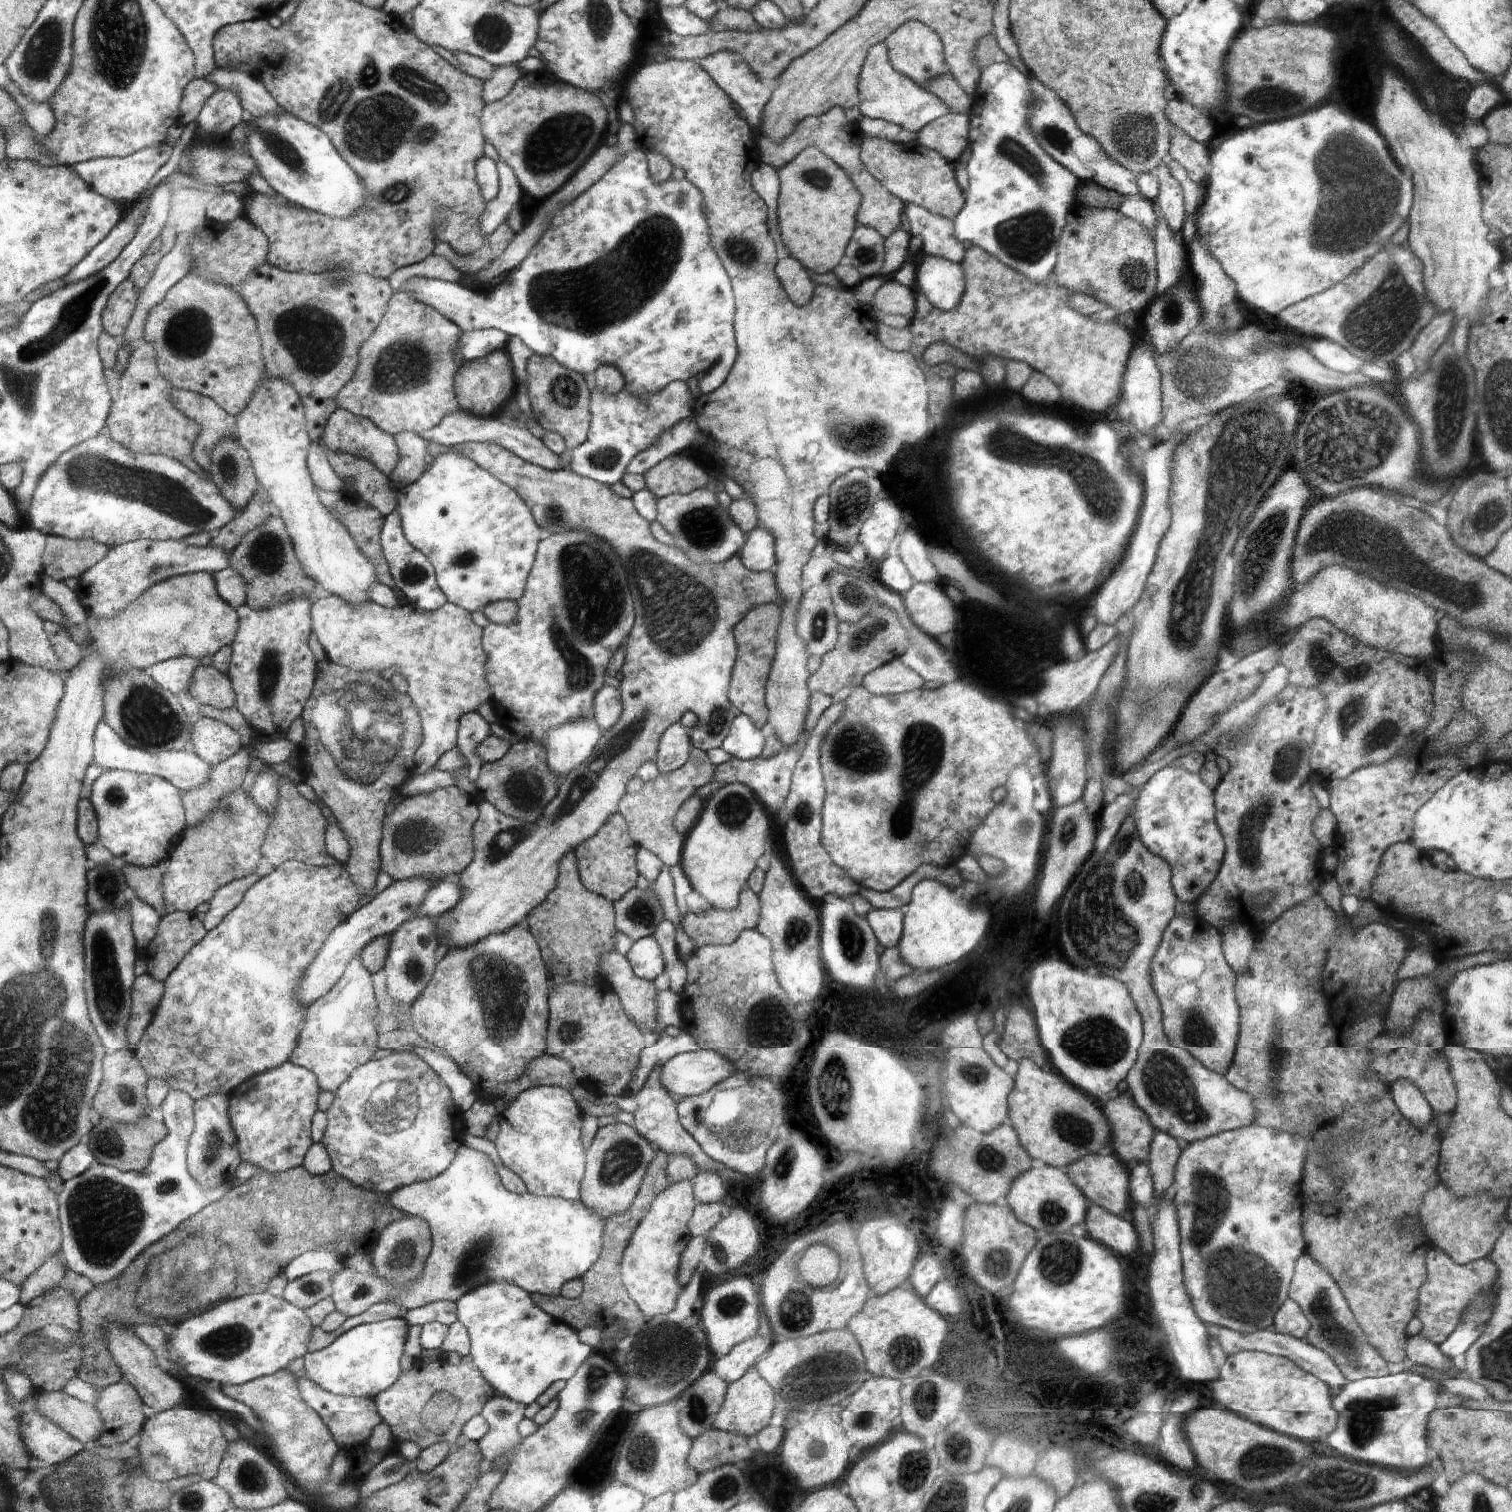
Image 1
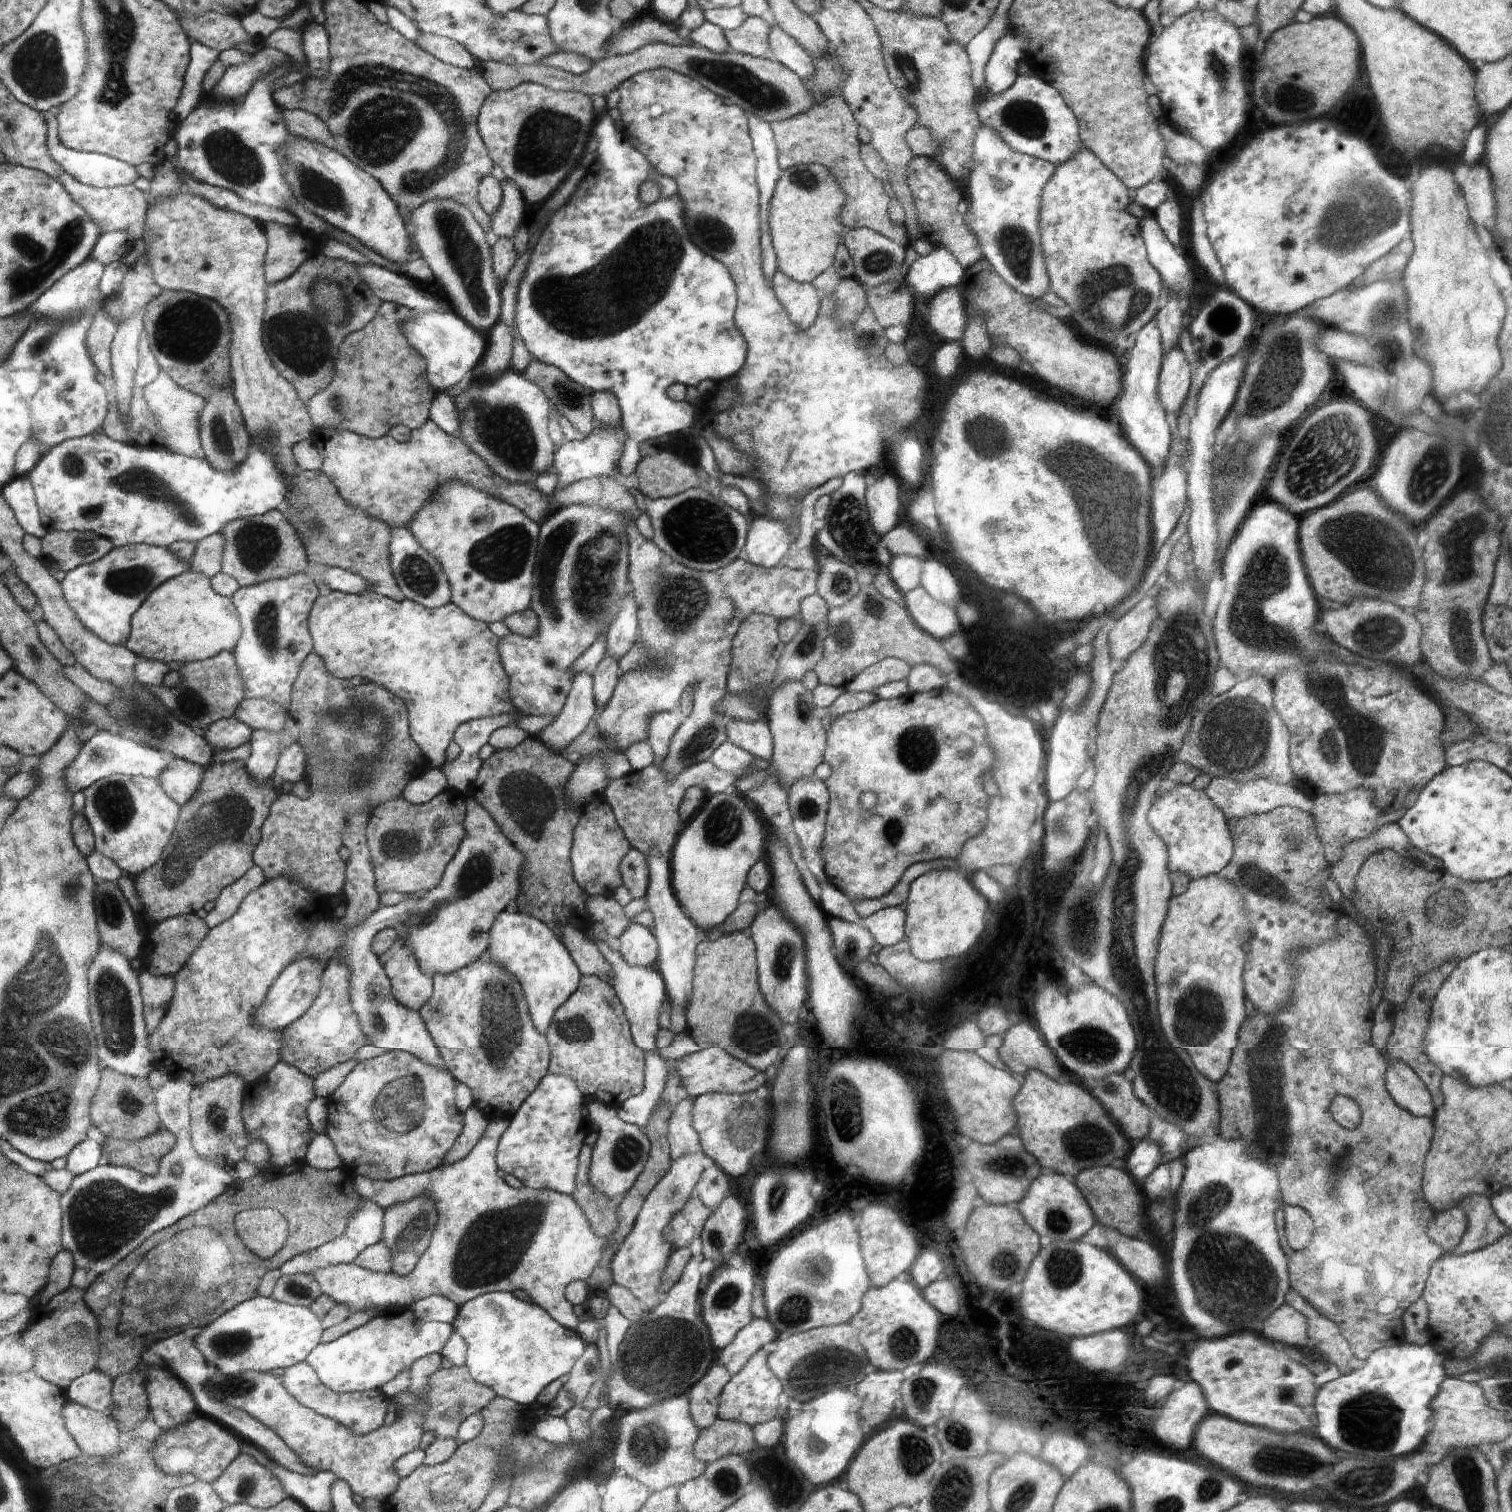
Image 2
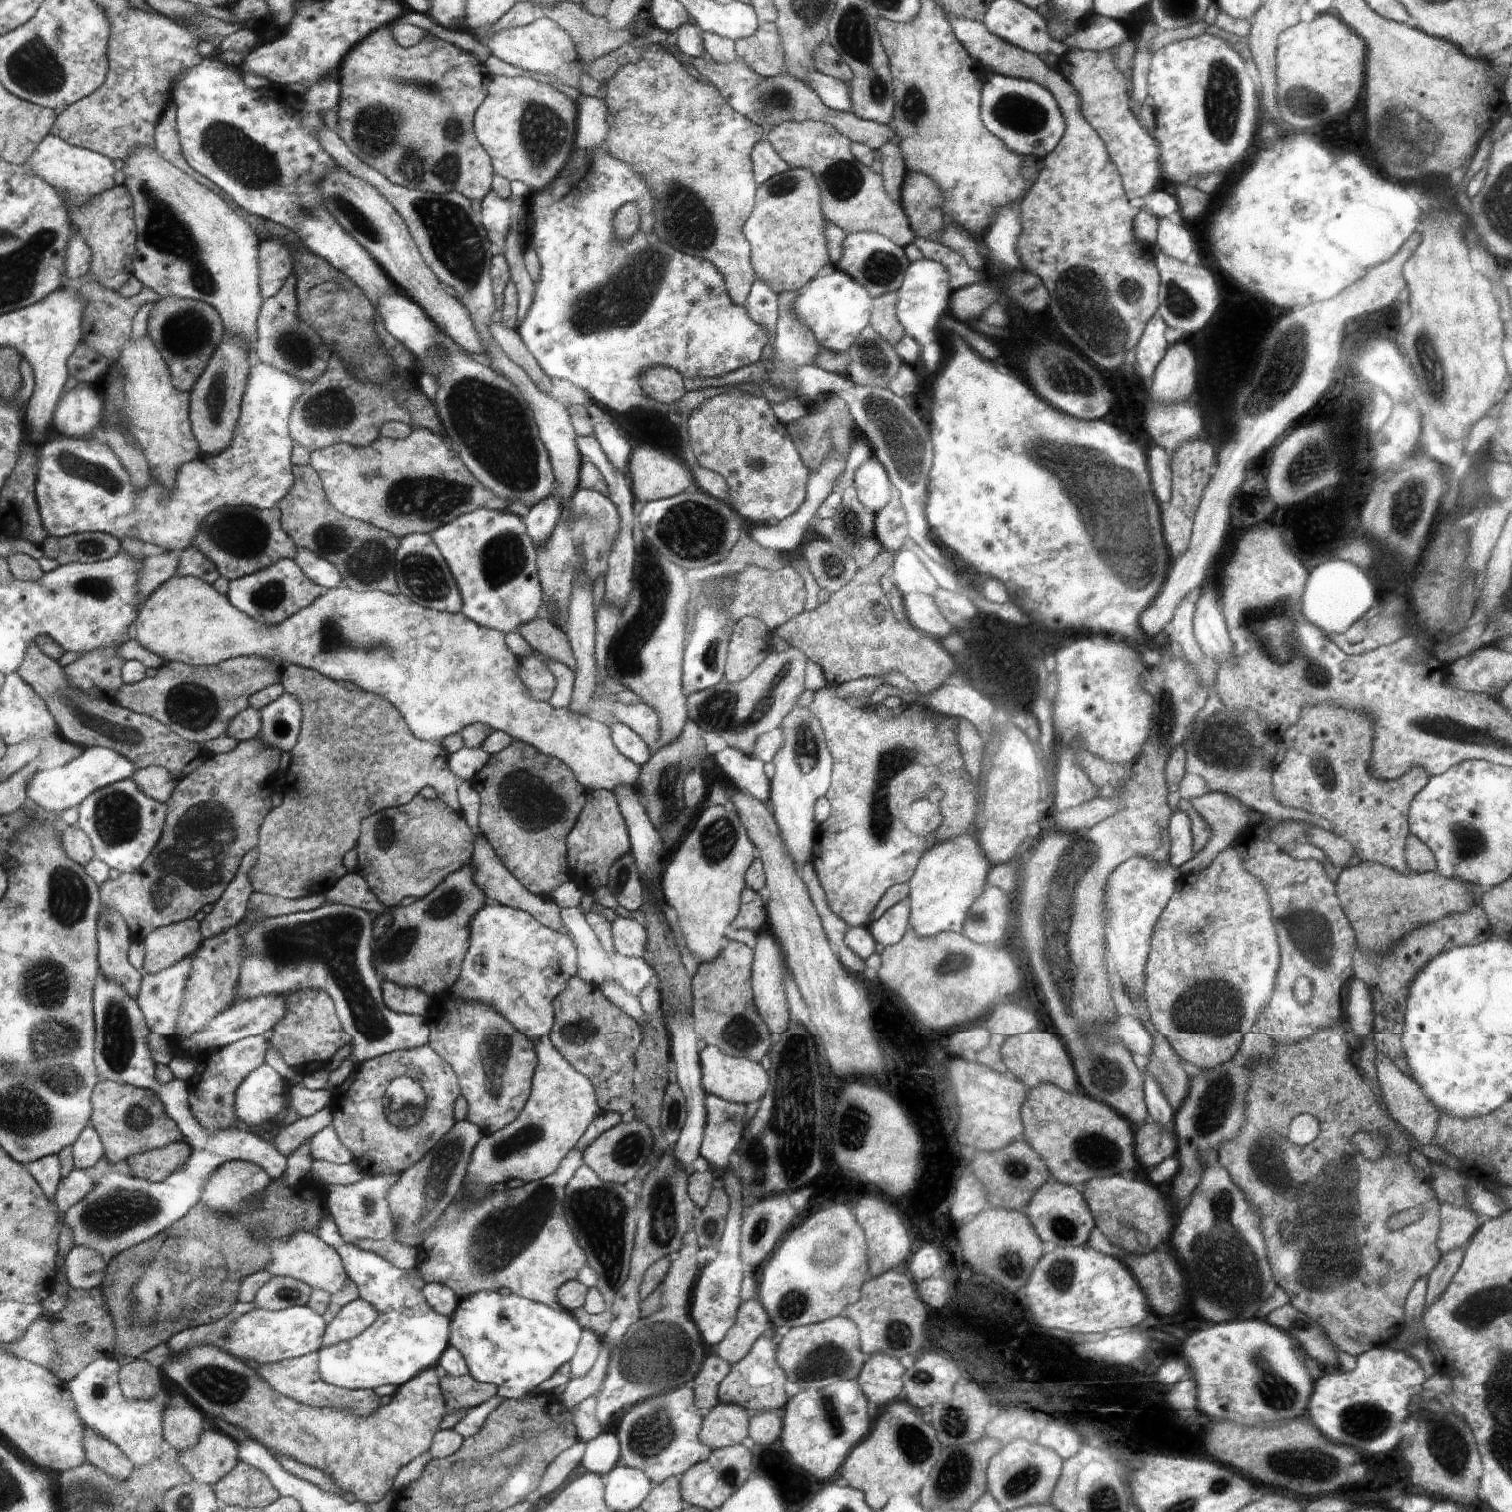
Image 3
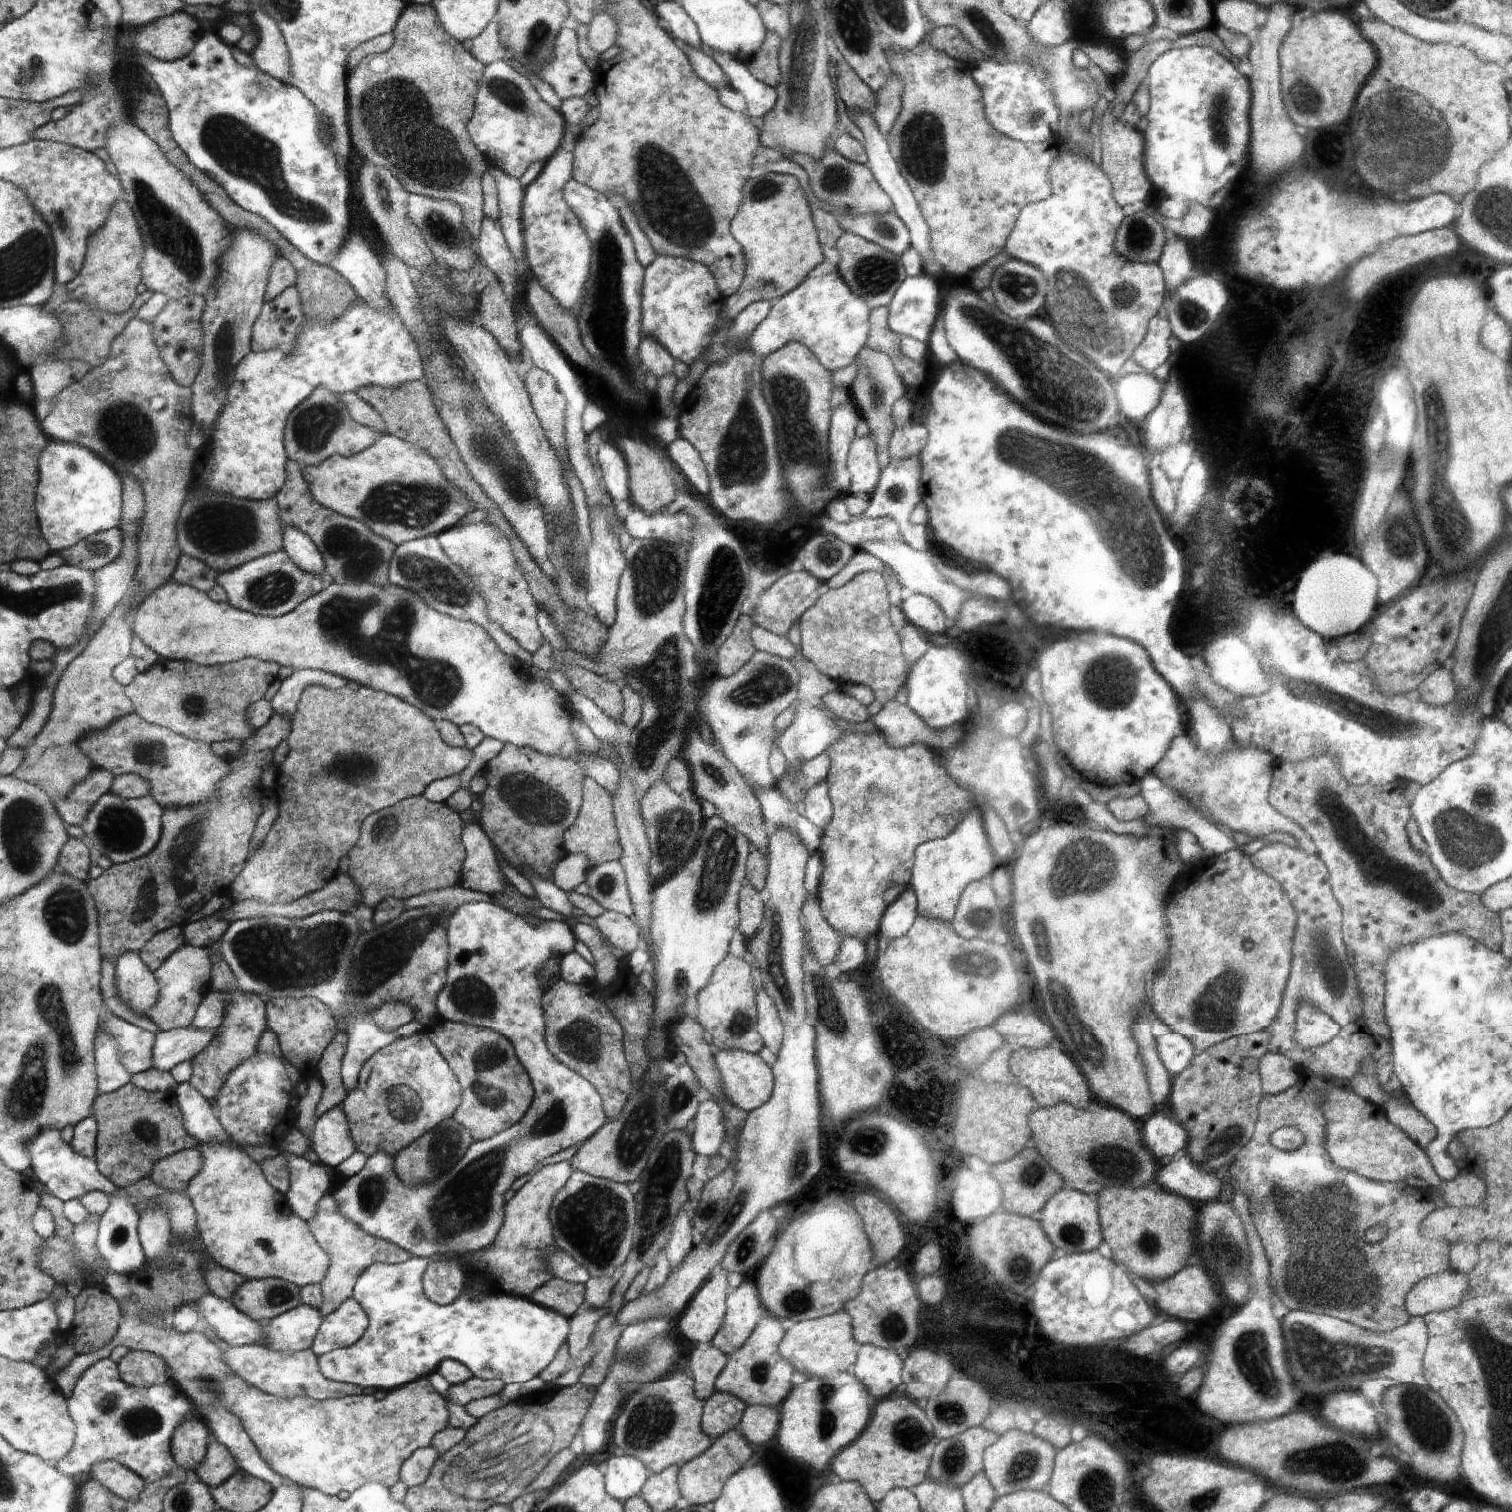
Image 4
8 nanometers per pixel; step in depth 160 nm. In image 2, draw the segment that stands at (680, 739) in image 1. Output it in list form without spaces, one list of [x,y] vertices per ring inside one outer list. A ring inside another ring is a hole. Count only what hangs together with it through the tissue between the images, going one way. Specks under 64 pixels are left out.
[[[662,711],[649,720],[649,738],[653,764],[662,767],[669,753],[672,736],[683,722],[674,712]]]

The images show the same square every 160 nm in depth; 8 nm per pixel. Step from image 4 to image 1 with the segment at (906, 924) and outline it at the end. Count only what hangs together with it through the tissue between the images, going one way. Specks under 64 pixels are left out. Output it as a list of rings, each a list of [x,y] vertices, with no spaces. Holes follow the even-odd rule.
[[[874,909],[865,916],[882,946],[897,947],[905,930],[903,909]]]

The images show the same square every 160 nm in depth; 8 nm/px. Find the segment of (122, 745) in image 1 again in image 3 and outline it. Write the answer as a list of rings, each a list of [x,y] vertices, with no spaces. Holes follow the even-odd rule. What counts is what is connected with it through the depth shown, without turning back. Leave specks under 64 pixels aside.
[[[90,746],[82,756],[78,756],[66,766],[38,771],[30,783],[29,798],[34,807],[61,815],[64,810],[81,805],[91,792],[110,783],[130,779],[138,769],[140,768],[129,758],[111,748]]]

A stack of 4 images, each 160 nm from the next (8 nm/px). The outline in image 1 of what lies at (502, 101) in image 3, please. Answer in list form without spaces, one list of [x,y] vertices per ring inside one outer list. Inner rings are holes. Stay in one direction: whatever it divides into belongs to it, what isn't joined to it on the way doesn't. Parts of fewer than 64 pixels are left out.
[[[532,69],[522,75],[514,83],[512,90],[500,100],[483,106],[480,117],[481,129],[485,140],[489,140],[498,151],[500,158],[514,169],[522,191],[541,202],[556,191],[560,191],[562,184],[566,184],[566,180],[570,180],[570,176],[576,174],[576,170],[596,150],[606,130],[606,116],[608,116],[606,107],[608,106],[604,106],[598,95],[561,81],[548,70]]]

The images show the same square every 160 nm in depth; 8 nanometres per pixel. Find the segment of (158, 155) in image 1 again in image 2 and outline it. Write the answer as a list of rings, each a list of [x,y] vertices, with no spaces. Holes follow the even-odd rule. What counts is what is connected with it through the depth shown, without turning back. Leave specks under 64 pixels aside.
[[[49,113],[47,117],[49,126],[49,147],[53,159],[82,182],[87,185],[114,184],[125,187],[134,185],[138,180],[138,168],[134,164],[126,164],[116,158],[108,158],[100,153],[88,154],[88,151],[71,149],[61,139],[59,118]]]

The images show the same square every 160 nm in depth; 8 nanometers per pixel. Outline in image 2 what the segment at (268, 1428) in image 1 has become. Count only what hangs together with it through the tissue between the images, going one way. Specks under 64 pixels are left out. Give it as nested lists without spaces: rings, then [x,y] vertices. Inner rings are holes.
[[[432,1353],[412,1364],[408,1391],[415,1394],[415,1406],[404,1413],[400,1412],[393,1424],[383,1424],[364,1436],[354,1434],[335,1420],[318,1416],[312,1409],[300,1404],[283,1387],[282,1377],[278,1372],[244,1371],[237,1375],[225,1375],[216,1370],[216,1374],[212,1374],[212,1378],[207,1380],[206,1390],[208,1396],[214,1400],[224,1401],[227,1405],[245,1410],[276,1434],[280,1434],[287,1447],[295,1452],[299,1461],[310,1470],[332,1470],[338,1479],[350,1484],[353,1494],[382,1502],[399,1486],[401,1478],[393,1467],[396,1460],[420,1446],[426,1422],[427,1396],[430,1392],[429,1378],[441,1367],[441,1358],[440,1353]]]

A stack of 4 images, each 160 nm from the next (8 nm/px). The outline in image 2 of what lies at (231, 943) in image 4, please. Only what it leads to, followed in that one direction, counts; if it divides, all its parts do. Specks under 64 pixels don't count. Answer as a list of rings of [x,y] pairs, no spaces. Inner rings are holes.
[[[420,894],[411,895],[405,900],[401,901],[394,906],[380,906],[376,909],[369,917],[361,921],[358,925],[348,924],[344,916],[339,918],[339,920],[334,924],[322,924],[310,938],[310,946],[308,946],[308,954],[318,954],[322,950],[332,950],[332,958],[334,956],[344,955],[347,960],[347,965],[352,968],[352,988],[351,998],[353,1000],[353,1009],[354,1012],[358,1015],[358,1020],[361,1023],[362,1032],[365,1033],[365,1044],[374,1045],[380,1048],[384,1048],[387,1051],[404,1051],[413,1054],[415,1057],[420,1058],[420,1060],[425,1061],[427,1065],[436,1065],[439,1069],[447,1069],[445,1060],[442,1058],[441,1051],[437,1047],[436,1042],[432,1040],[430,1032],[427,1030],[427,1026],[423,1021],[421,1013],[415,1011],[414,1009],[406,1008],[405,1005],[402,1005],[394,996],[392,991],[392,981],[389,979],[388,974],[385,972],[385,967],[383,964],[380,964],[378,955],[372,950],[372,941],[377,932],[380,932],[382,929],[390,928],[393,929],[402,924],[405,919],[417,908],[418,901],[420,900]]]

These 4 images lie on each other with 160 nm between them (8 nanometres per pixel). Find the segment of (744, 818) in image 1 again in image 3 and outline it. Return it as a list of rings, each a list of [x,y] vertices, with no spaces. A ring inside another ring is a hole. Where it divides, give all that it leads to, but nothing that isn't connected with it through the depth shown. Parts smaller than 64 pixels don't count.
[[[704,805],[702,812],[695,816],[694,828],[675,850],[674,858],[668,868],[661,873],[660,890],[666,908],[670,908],[671,915],[676,918],[678,929],[683,932],[683,939],[690,948],[691,955],[698,956],[700,962],[712,962],[720,956],[729,943],[726,940],[726,926],[738,916],[738,906],[741,906],[741,895],[744,894],[744,874],[746,868],[754,862],[754,846],[736,809],[727,809],[722,805]]]

